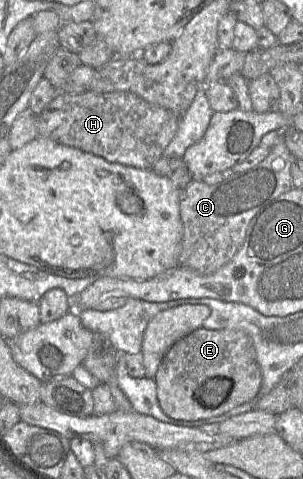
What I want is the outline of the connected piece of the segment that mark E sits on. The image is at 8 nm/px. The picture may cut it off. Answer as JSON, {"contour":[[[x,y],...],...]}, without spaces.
{"contour":[[[199,328],[177,341],[165,354],[155,375],[163,412],[181,421],[220,416],[259,397],[262,372],[252,339],[234,329]]]}

